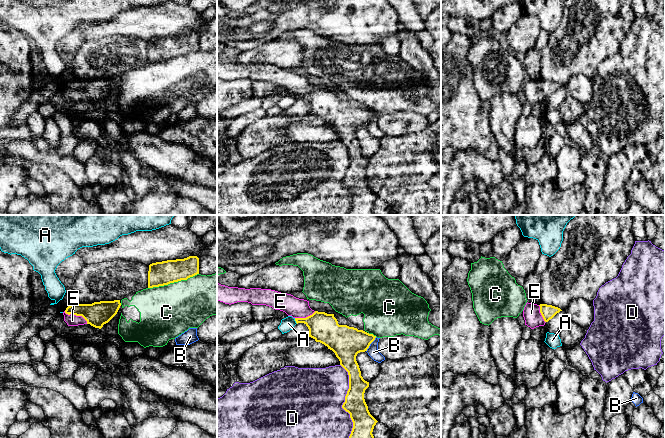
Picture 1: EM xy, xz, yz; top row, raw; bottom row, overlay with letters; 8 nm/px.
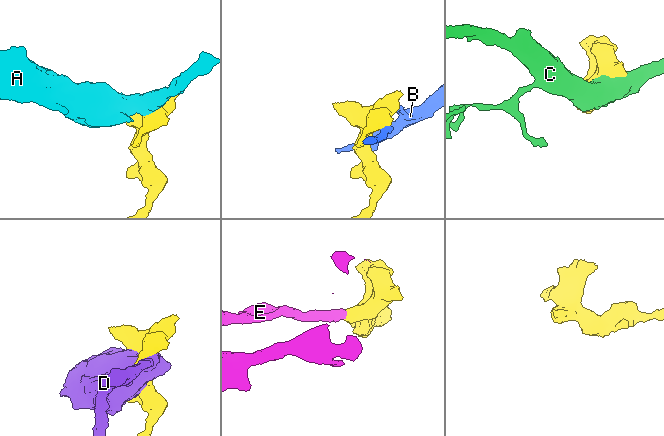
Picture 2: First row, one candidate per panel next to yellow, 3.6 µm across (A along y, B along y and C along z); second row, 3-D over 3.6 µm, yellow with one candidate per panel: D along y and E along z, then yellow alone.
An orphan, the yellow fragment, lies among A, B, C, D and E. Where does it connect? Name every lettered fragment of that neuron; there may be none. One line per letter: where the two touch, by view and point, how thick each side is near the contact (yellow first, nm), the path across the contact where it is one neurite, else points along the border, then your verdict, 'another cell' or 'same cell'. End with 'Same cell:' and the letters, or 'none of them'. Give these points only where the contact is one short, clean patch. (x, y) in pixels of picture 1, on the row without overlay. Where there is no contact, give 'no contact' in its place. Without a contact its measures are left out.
A: xz (295, 96) | 240/100 nm | another cell
B: xz (370, 119) | 260/90 nm | another cell
C: xy (173, 58) | 190/420 nm | another cell
D: xz (345, 177) | 180/460 nm | another cell
E: xy (76, 91) | 200/100 nm | across xy (97, 90), (76, 91), (72, 96) | same cell
Same cell: E

